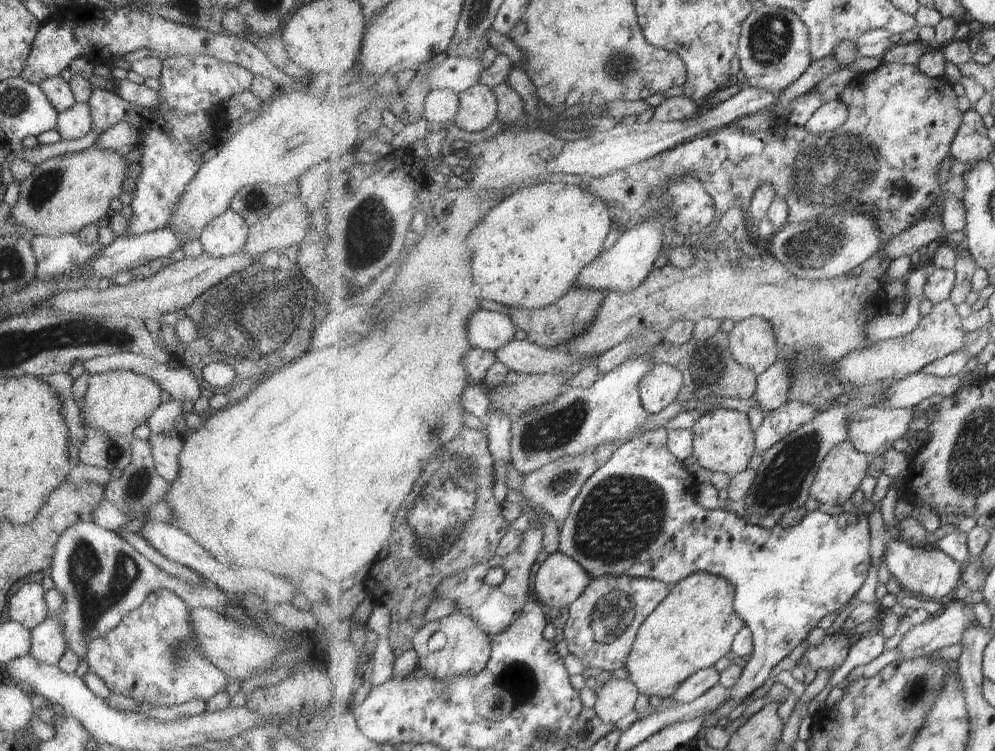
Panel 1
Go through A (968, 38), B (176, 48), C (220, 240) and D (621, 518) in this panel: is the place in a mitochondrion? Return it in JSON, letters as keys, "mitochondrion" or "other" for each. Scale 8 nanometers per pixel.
{"A":"other","B":"other","C":"other","D":"mitochondrion"}

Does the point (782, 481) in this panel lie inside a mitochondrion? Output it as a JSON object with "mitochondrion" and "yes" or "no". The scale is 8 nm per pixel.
{"mitochondrion":"yes"}

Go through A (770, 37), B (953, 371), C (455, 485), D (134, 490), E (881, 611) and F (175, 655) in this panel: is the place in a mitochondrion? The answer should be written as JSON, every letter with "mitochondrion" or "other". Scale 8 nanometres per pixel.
{"A":"mitochondrion","B":"other","C":"mitochondrion","D":"mitochondrion","E":"other","F":"mitochondrion"}

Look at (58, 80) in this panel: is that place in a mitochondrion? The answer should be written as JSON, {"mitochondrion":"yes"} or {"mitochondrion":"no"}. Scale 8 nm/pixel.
{"mitochondrion":"no"}

